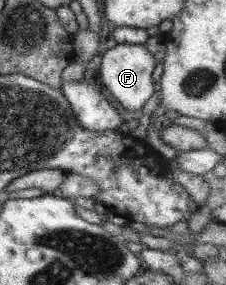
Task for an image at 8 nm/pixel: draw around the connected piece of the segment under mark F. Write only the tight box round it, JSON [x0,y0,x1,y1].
[100,43,156,114]

